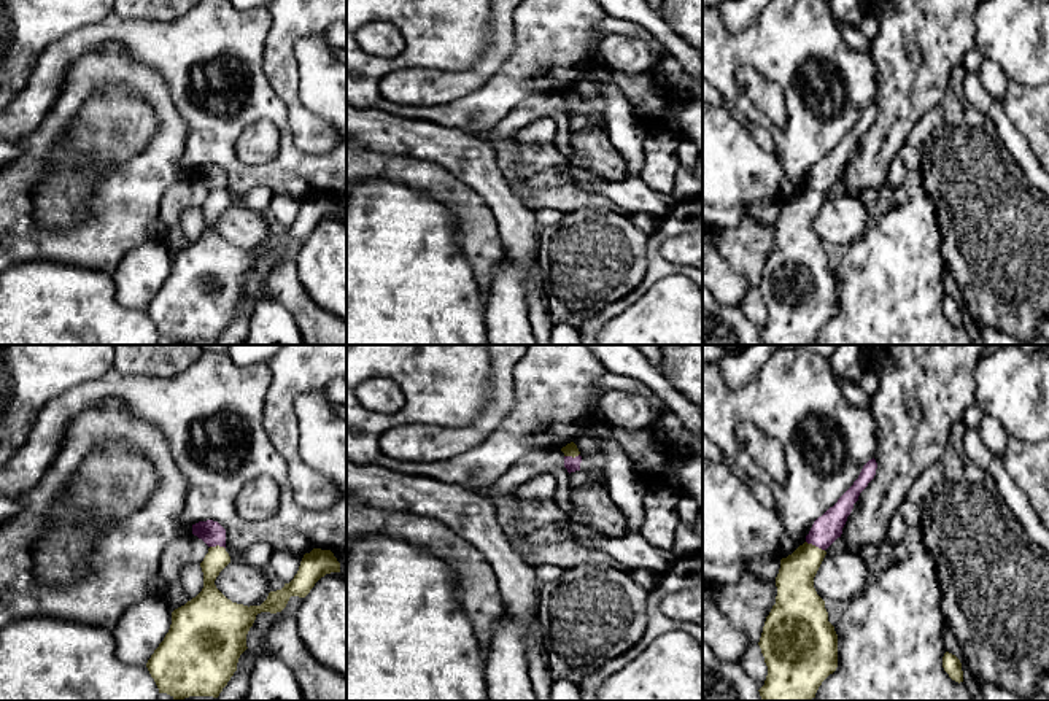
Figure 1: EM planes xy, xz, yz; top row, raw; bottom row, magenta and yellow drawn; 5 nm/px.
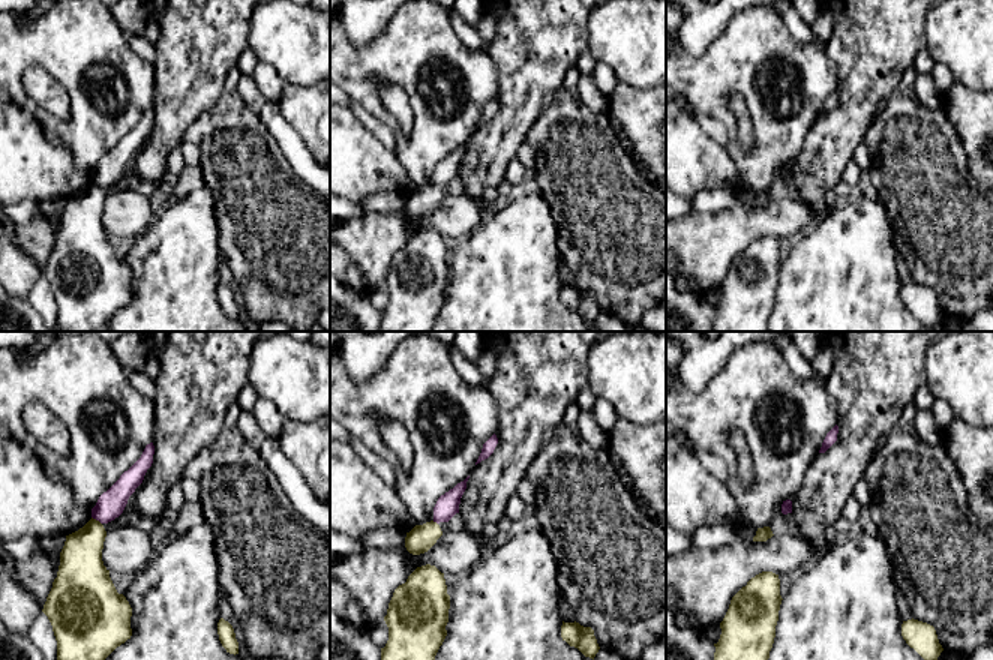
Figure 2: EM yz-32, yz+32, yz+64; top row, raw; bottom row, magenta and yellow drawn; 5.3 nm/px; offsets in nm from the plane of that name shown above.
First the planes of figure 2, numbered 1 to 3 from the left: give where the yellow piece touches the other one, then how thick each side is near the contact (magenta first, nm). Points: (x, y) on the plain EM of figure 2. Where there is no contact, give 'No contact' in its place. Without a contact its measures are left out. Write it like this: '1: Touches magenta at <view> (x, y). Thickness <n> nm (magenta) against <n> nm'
1: Touches magenta at yz-32 (96, 183). Thickness 140 nm (magenta) against 220 nm
2: Touches magenta at yz+32 (435, 185). Thickness 120 nm (magenta) against 150 nm
3: No contact

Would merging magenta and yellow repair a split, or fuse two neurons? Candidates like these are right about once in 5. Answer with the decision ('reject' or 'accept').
reject

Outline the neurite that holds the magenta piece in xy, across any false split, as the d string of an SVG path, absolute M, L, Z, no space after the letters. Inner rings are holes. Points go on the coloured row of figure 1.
M213 520L199 521L192 525L192 534L202 539L208 547L226 548L226 529Z

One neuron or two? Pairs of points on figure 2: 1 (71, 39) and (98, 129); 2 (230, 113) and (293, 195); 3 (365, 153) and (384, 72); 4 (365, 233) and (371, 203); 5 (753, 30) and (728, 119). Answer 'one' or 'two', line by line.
1: one
2: one
3: two
4: two
5: one

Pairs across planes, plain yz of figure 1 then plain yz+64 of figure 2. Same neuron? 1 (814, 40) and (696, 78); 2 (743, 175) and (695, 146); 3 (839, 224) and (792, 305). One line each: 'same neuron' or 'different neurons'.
1: same neuron
2: same neuron
3: different neurons

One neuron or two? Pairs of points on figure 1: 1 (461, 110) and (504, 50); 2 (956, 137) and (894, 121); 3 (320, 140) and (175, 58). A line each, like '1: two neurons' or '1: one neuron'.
1: two neurons
2: two neurons
3: two neurons

